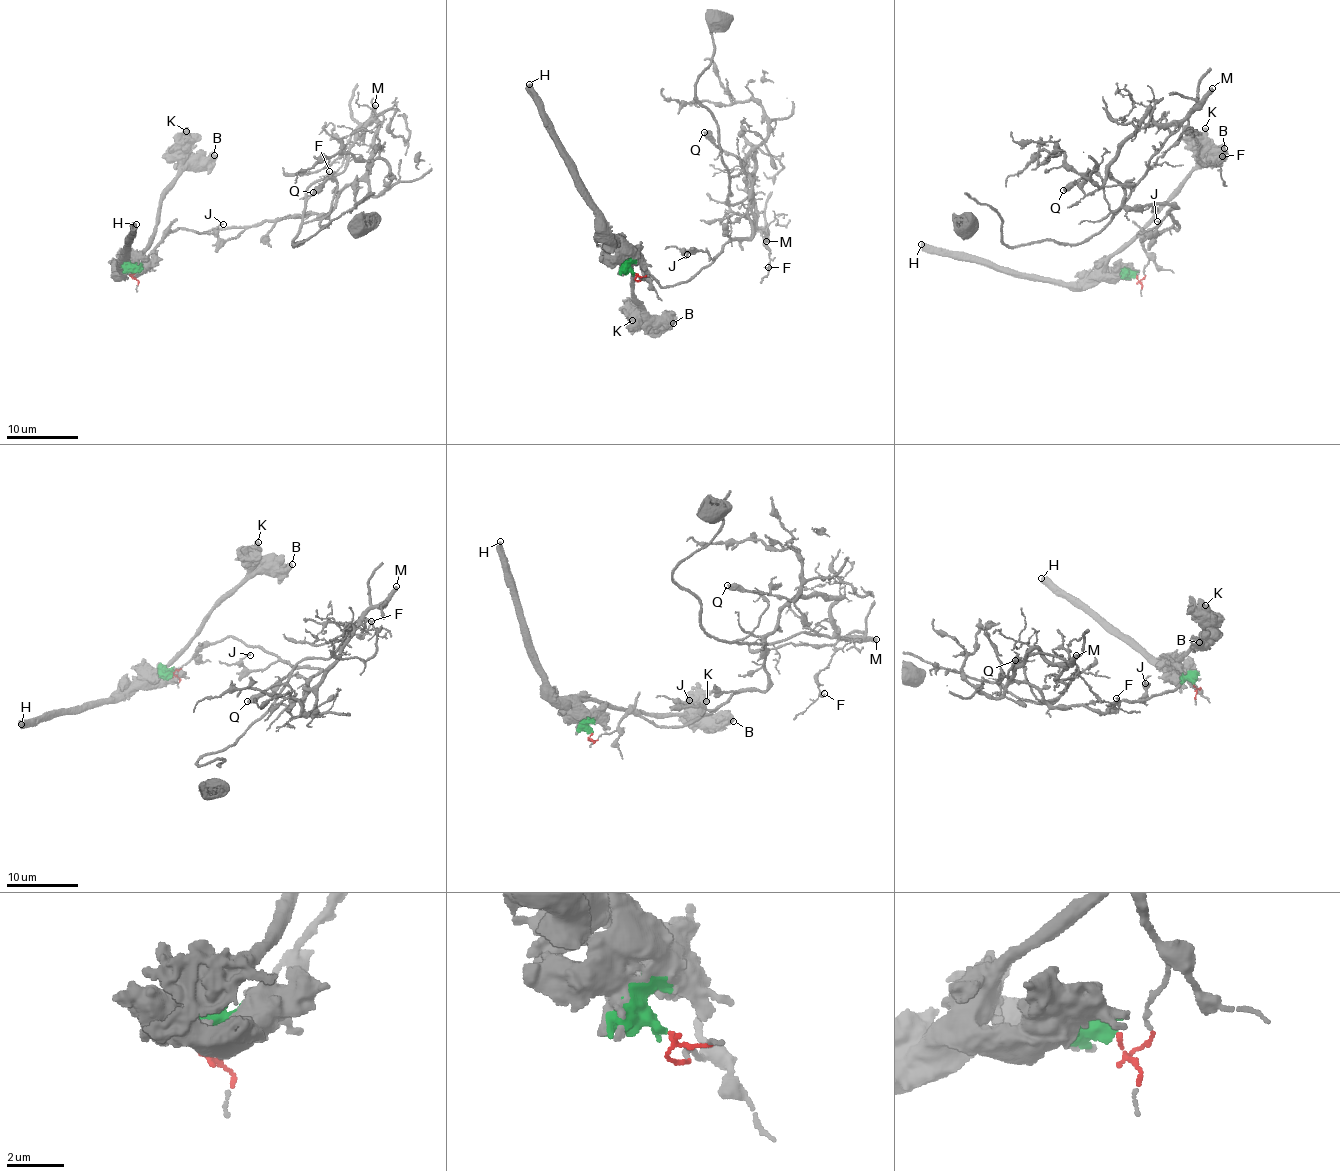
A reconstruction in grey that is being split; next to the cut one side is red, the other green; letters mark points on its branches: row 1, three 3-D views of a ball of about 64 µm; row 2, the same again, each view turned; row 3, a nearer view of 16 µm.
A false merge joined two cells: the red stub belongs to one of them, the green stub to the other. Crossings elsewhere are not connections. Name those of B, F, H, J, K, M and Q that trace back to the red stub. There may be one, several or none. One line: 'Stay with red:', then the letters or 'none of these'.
Stay with red: F, J, M, Q

